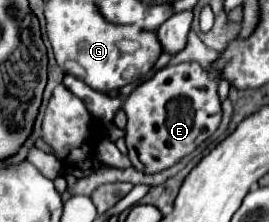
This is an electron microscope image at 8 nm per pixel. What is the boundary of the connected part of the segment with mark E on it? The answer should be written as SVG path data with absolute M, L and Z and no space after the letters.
M178 63L160 69L154 77L138 85L126 97L122 107L128 115L128 157L132 165L144 173L156 173L172 167L180 157L194 151L216 131L222 115L218 91L214 83L210 83L206 69L198 63Z

